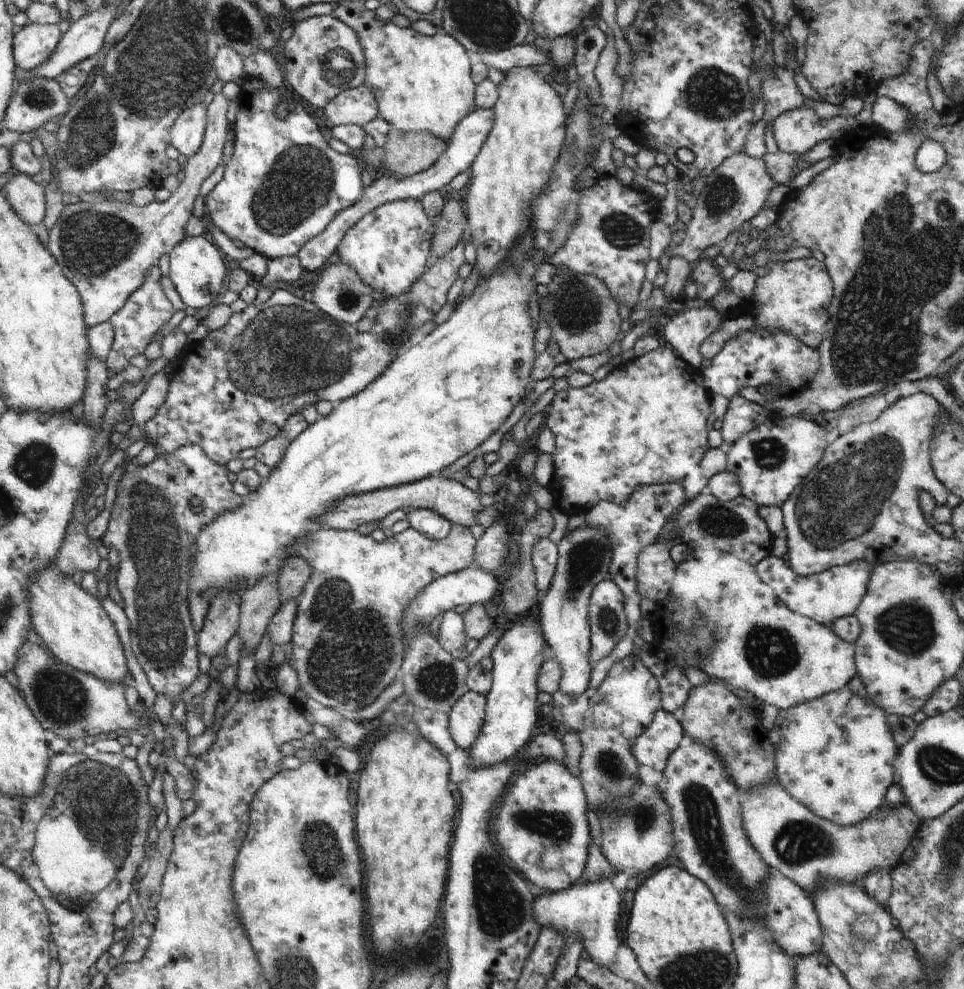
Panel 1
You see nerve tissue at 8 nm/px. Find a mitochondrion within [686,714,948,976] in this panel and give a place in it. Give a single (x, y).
(798, 843)

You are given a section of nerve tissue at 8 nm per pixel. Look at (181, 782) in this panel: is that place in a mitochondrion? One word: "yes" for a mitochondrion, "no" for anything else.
no

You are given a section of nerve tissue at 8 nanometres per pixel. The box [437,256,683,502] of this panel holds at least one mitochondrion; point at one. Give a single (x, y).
(575, 306)

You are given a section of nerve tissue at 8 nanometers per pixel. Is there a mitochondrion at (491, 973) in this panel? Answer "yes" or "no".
no

